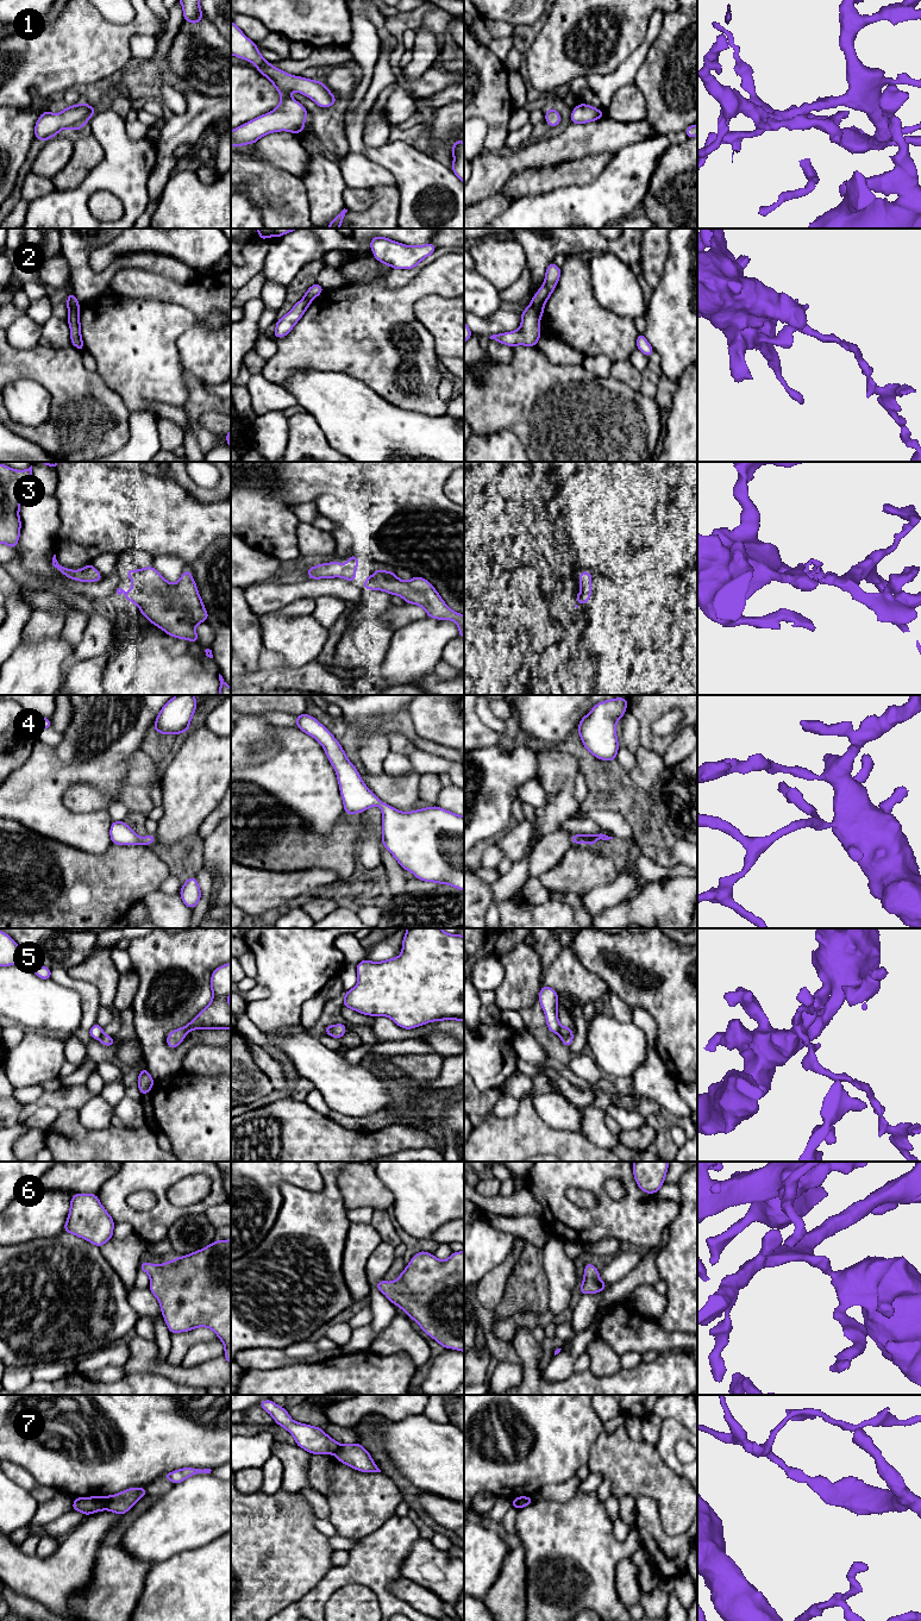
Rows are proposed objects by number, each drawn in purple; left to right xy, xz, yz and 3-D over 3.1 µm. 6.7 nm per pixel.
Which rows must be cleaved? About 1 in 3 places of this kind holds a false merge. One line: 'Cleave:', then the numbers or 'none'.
Cleave: 2, 5, 7

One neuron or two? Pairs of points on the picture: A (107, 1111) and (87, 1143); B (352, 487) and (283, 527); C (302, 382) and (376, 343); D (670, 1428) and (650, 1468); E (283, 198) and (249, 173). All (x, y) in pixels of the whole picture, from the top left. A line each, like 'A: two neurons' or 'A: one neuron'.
A: two neurons
B: two neurons
C: two neurons
D: two neurons
E: one neuron

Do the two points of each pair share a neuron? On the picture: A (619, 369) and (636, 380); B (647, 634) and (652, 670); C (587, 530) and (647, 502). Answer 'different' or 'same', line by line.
A: same
B: different
C: same

